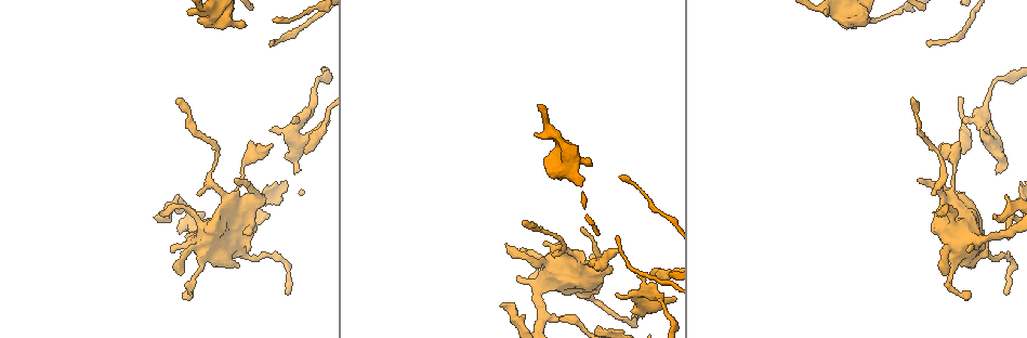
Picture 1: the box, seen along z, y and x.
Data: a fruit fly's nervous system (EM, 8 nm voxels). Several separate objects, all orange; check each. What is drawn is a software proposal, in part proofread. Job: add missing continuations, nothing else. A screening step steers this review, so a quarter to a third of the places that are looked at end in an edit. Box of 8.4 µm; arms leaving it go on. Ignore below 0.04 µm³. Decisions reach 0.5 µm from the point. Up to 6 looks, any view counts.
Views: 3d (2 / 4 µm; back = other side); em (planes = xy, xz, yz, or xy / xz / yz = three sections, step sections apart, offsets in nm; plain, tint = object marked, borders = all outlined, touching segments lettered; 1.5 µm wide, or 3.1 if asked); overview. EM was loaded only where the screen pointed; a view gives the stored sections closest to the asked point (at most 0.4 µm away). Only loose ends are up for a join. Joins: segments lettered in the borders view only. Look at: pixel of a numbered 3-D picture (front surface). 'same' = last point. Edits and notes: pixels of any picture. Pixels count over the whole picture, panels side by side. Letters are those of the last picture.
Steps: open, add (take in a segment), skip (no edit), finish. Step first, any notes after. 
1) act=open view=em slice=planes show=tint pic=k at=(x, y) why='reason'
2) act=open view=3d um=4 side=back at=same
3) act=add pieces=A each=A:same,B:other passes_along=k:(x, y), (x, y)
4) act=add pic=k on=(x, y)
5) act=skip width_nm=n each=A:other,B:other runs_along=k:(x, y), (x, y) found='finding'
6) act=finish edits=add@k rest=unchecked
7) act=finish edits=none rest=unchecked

act=open view=em slice=planes show=borders pic=1 at=(179, 99) why='an open end'

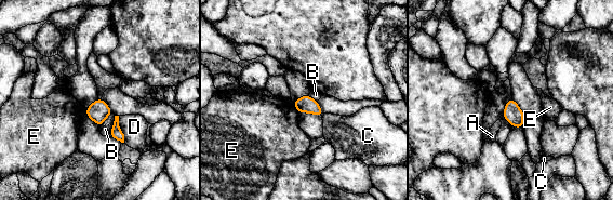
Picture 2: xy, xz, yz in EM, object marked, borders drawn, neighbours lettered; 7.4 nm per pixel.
act=skip width_nm=130 each=A:other,B:other,C:other,D:other,E:other border=2:(292, 102), (298, 114) found='none of them fits'

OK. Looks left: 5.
act=open view=3d um=4 pic=1 at=(215, 211) why='thick end'

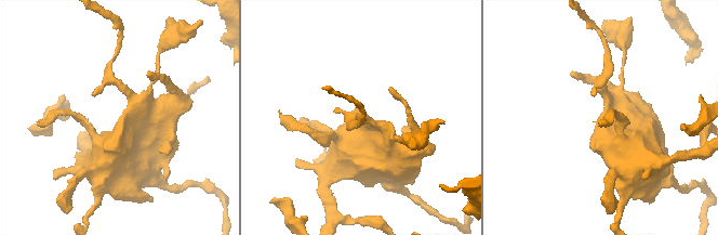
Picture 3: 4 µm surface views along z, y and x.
act=open view=em slice=yz step=4 show=borders pic=3 at=(121, 119) why='now the EM'

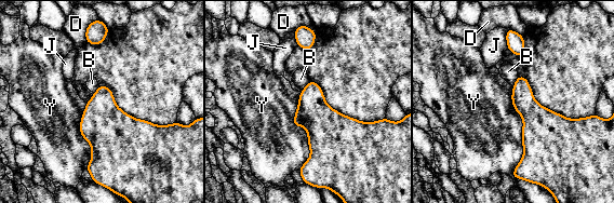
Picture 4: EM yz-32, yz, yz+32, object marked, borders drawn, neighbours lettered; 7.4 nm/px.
act=open view=em slice=planes show=borders at=same why='cut it another way'

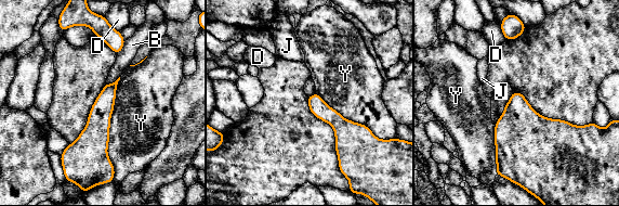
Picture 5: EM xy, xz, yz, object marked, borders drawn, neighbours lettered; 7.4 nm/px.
act=skip each=B:other,D:other,J:other,Y:other border=5:(120, 77), (107, 149), (113, 177) found='none of them fits'

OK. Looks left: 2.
act=open view=3d um=4 side=back pic=1 at=(617, 292) why='an open end'

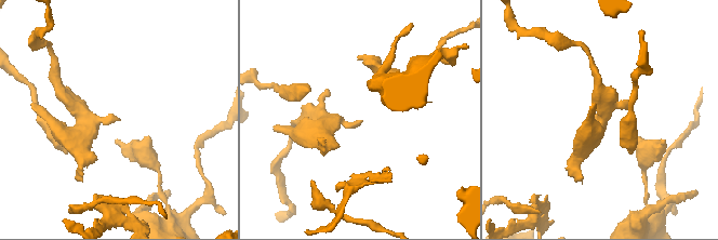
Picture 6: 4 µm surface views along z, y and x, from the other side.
act=open view=em slice=xy step=8 show=borders pic=6 at=(361, 121) why='need the tissue'

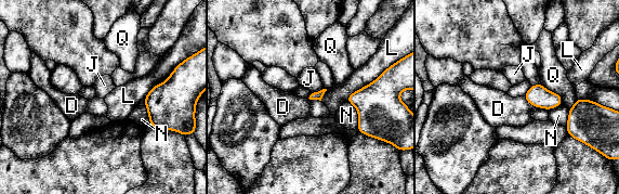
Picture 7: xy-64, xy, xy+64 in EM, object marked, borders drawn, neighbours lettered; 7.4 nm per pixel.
act=skip longest_contact=L:360nm each=D:other,J:other,L:other,N:other,Q:other border=7:(324, 88), (312, 93) found='no lettered segment goes on from it'

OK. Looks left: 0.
act=finish edits=none rest=unchecked

